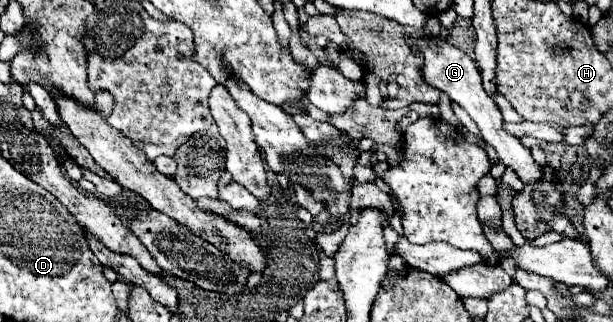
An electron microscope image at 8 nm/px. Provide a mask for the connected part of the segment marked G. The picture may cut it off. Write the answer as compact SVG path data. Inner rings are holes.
M413 37L413 41L409 41L413 45L413 51L423 55L423 65L421 65L421 75L425 77L427 85L431 85L433 89L439 89L443 93L447 93L451 97L451 101L459 103L469 115L471 119L479 125L483 139L497 151L501 163L509 169L513 169L517 173L517 177L525 183L525 185L537 185L543 179L543 171L541 167L533 161L529 149L511 133L507 133L503 129L503 117L499 107L495 105L495 101L485 93L483 83L481 83L481 75L477 69L477 63L461 49L449 45L445 39L437 41L437 47L429 47L429 41L425 37Z

